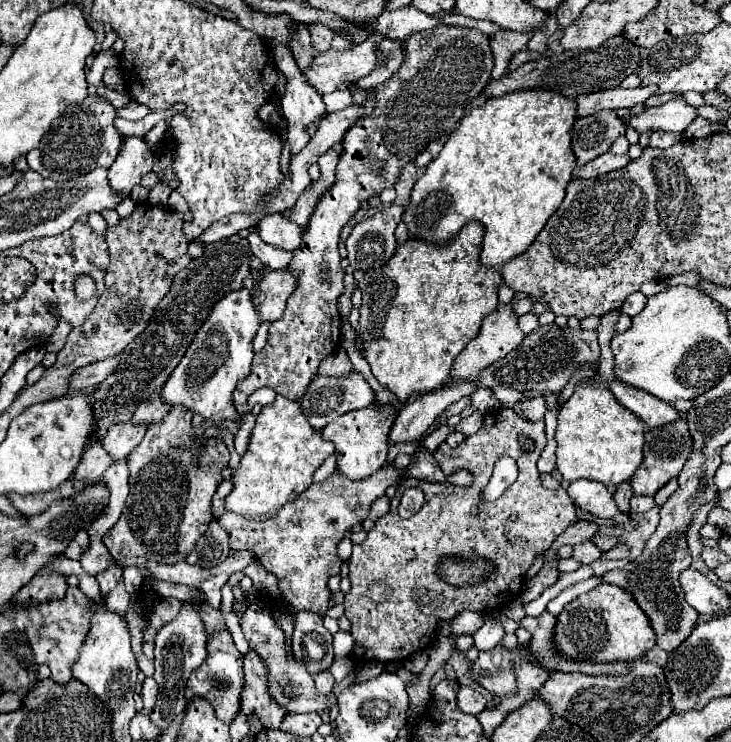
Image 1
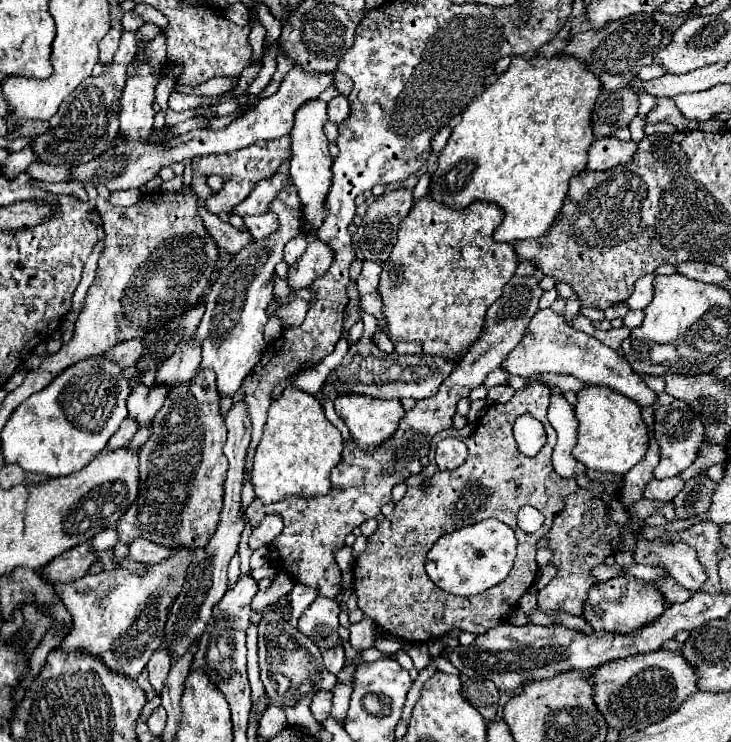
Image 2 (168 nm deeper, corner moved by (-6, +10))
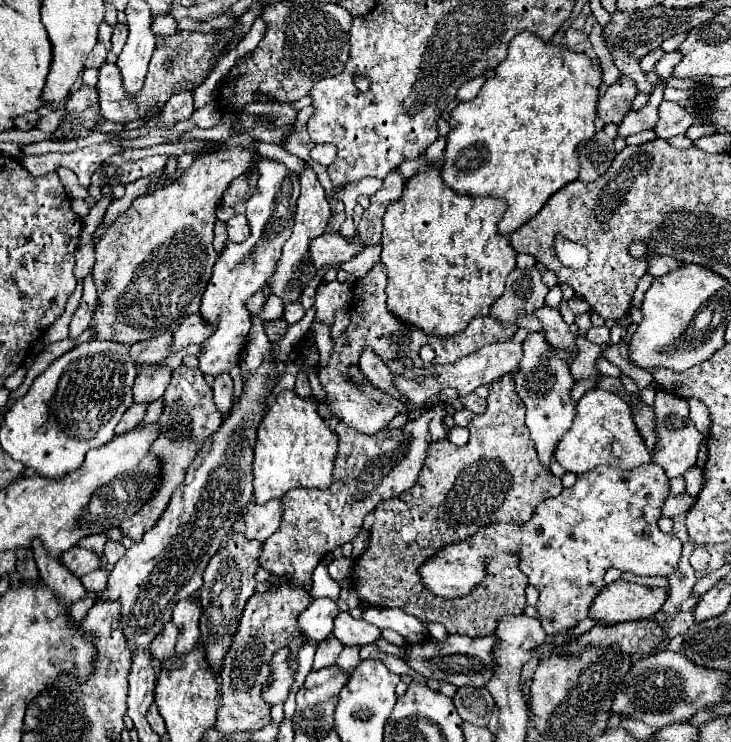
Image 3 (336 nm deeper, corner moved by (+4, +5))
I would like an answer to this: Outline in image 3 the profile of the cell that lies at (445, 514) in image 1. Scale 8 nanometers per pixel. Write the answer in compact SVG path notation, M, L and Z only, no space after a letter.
M498 377L490 383L490 395L486 397L488 409L484 415L476 415L470 425L470 441L464 447L456 447L448 439L436 441L428 449L428 457L424 461L424 467L420 469L418 481L412 489L406 493L380 501L374 509L374 525L370 527L370 543L368 549L356 559L354 573L352 573L352 585L360 597L360 601L376 607L396 607L402 609L408 615L418 617L424 625L430 623L442 623L448 633L458 633L466 637L486 637L492 635L496 629L498 619L504 615L522 615L526 609L526 595L524 589L528 585L526 575L518 569L518 557L514 555L492 555L486 561L486 577L464 597L456 599L442 599L426 589L426 585L420 579L420 567L436 557L436 553L452 543L470 539L480 527L500 521L510 523L526 523L536 505L548 497L558 497L562 491L562 483L558 477L546 469L536 455L534 441L530 439L530 433L524 423L524 405L518 401L518 395L514 393L514 381L512 377Z

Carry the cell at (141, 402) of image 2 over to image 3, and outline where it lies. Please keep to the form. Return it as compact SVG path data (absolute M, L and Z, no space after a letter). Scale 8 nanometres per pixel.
M142 365L138 369L138 377L134 383L134 401L152 403L154 399L164 395L168 383L170 383L168 365Z

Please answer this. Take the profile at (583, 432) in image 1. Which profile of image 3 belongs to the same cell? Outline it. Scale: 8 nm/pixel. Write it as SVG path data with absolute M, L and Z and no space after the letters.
M592 389L576 405L574 425L568 433L562 435L562 441L556 447L556 461L570 473L586 473L596 465L612 465L620 469L634 469L644 463L650 463L650 451L644 445L642 435L638 433L630 407L614 393Z

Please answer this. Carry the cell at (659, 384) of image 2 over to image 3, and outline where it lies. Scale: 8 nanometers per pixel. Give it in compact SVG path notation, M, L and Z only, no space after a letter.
M604 357L597 361L596 368L600 373L604 375L612 377L619 377L619 375L621 375L621 371L618 369L618 367L616 367L616 365L613 363L610 363L610 361Z

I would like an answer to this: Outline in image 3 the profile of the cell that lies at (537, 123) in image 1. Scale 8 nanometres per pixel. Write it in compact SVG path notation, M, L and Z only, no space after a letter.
M530 31L518 33L510 41L508 57L494 69L494 77L486 79L480 93L452 111L448 145L444 151L444 183L460 195L488 195L504 197L508 209L498 223L502 235L510 235L532 219L546 201L564 185L578 179L580 161L578 145L588 141L596 127L598 89L602 85L602 71L586 53L566 49L552 41L540 41Z

